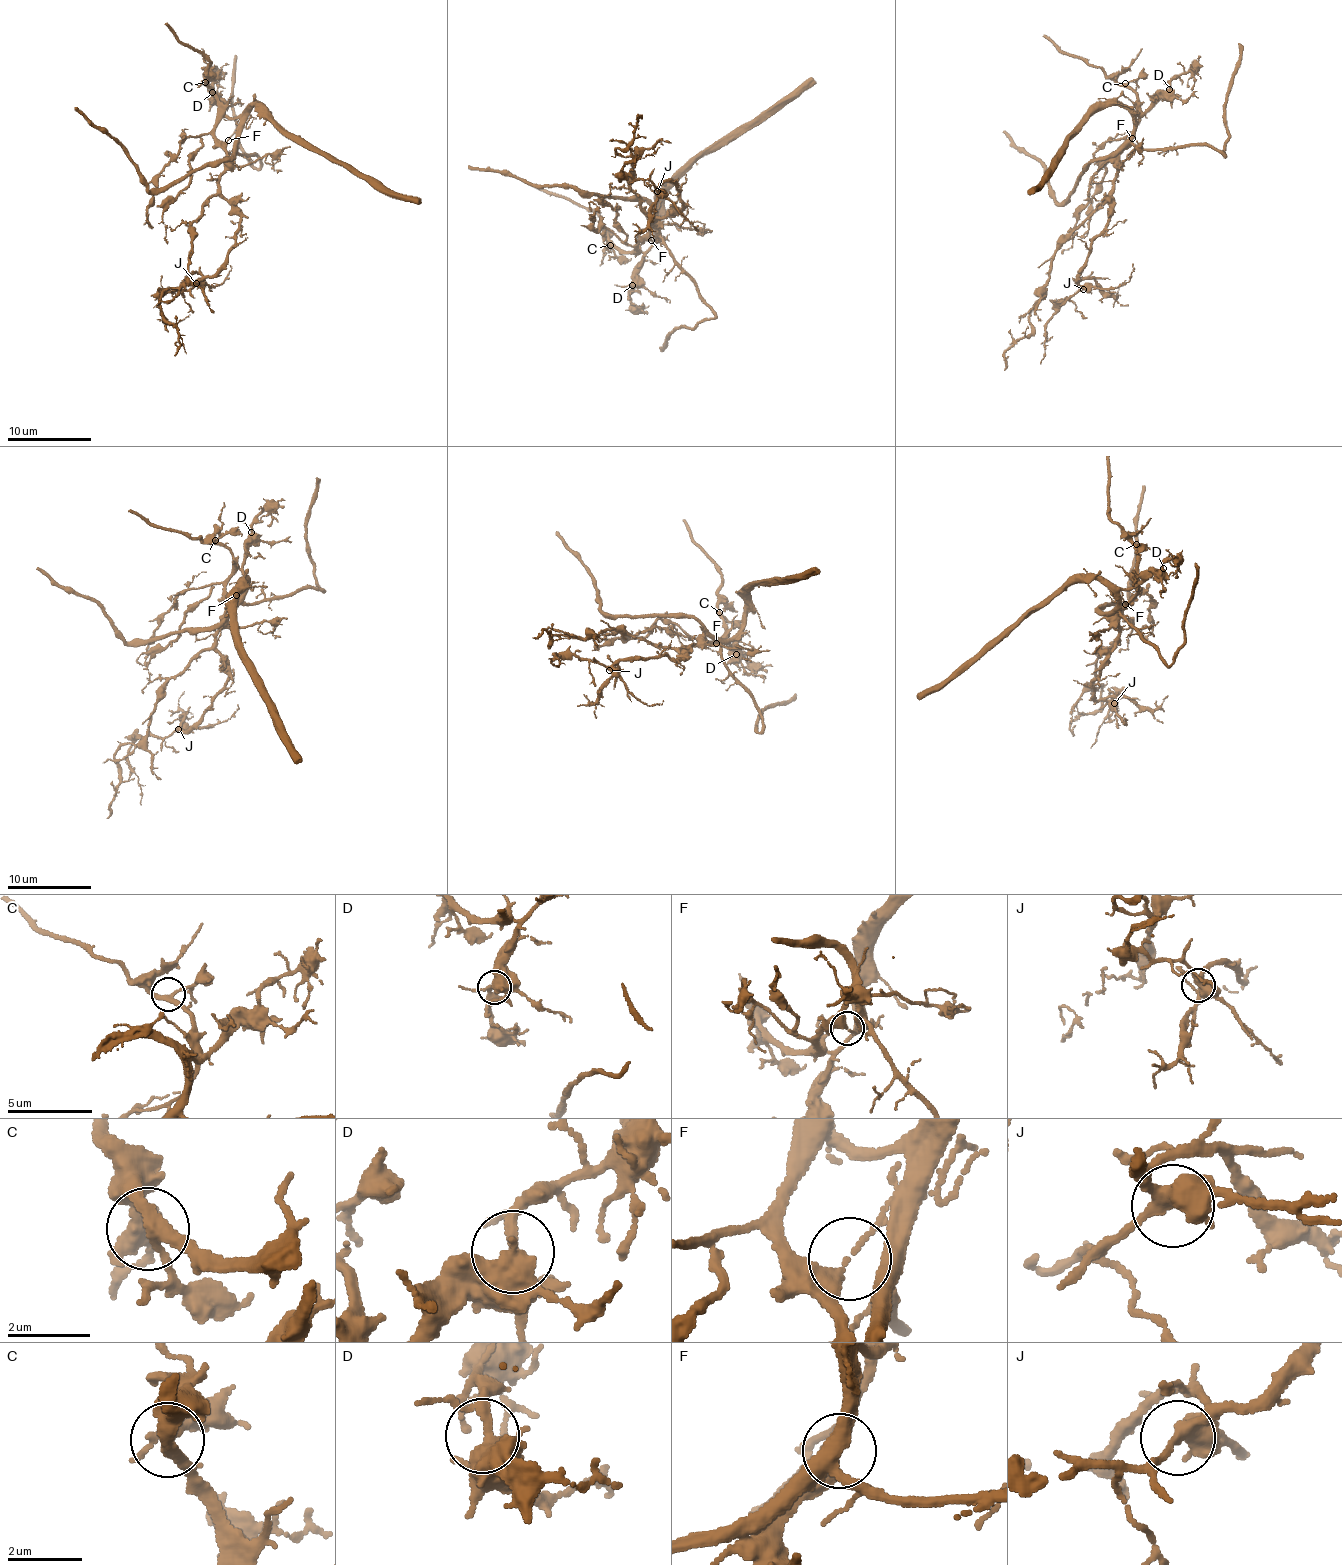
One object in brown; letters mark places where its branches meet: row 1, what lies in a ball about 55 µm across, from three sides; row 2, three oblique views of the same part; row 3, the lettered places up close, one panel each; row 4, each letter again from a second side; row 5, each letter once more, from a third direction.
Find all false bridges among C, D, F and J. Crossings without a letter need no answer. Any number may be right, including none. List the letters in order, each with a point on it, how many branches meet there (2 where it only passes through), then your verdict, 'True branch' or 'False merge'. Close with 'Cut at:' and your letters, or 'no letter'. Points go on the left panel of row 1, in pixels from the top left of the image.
C: Place: (205, 82). Branches: 3. True branch
D: Place: (212, 92). Branches: 3. True branch
F: Place: (228, 140). Branches: 2. False merge
J: Place: (196, 283). Branches: 3. True branch
Cut at: F

